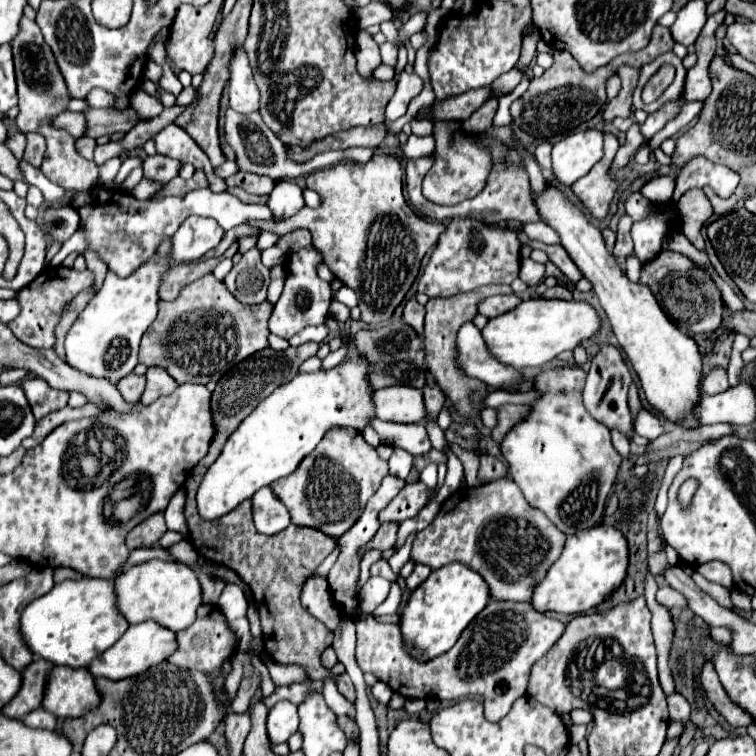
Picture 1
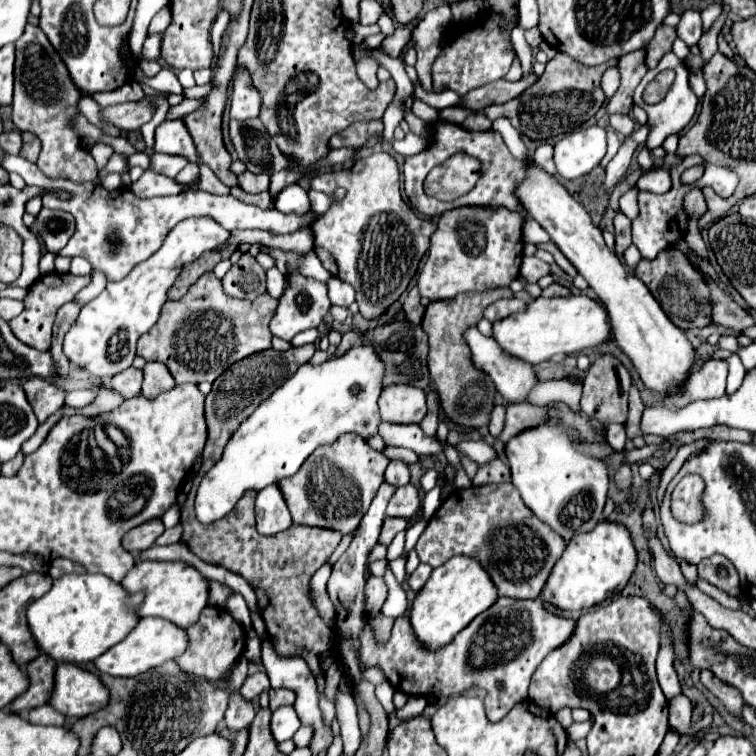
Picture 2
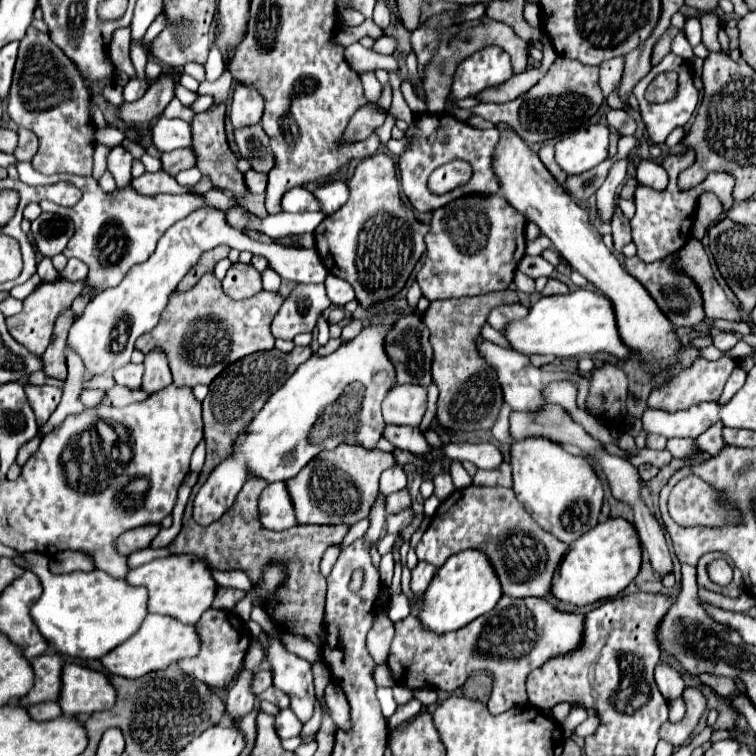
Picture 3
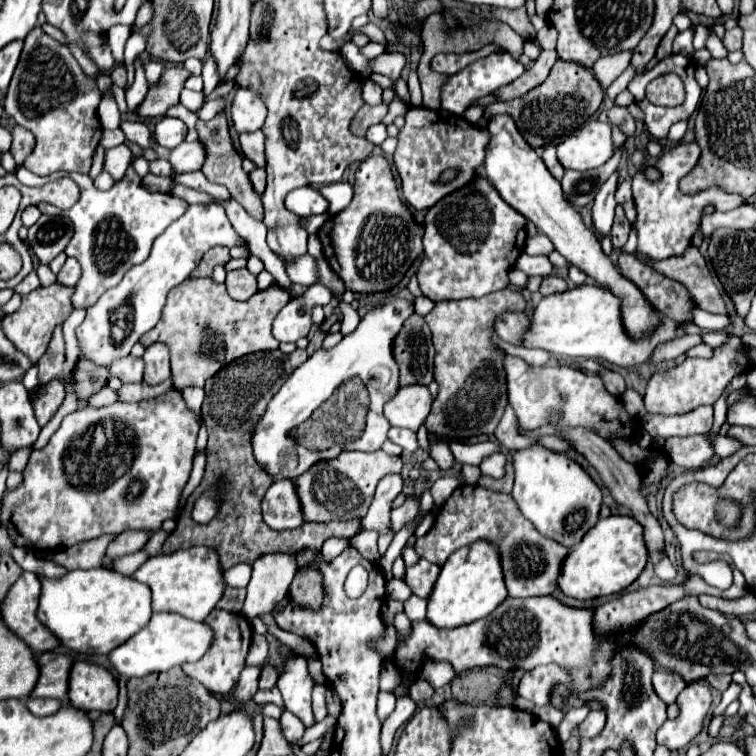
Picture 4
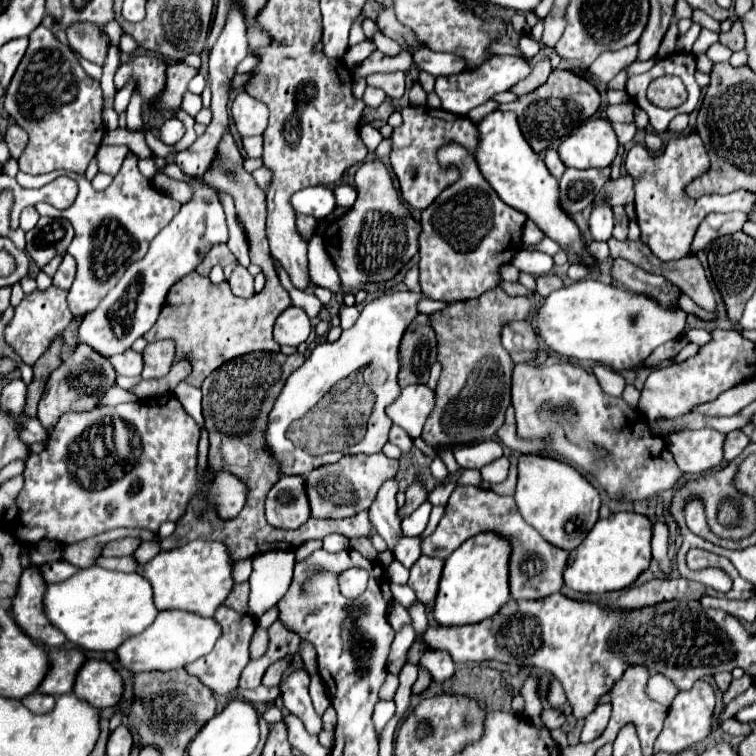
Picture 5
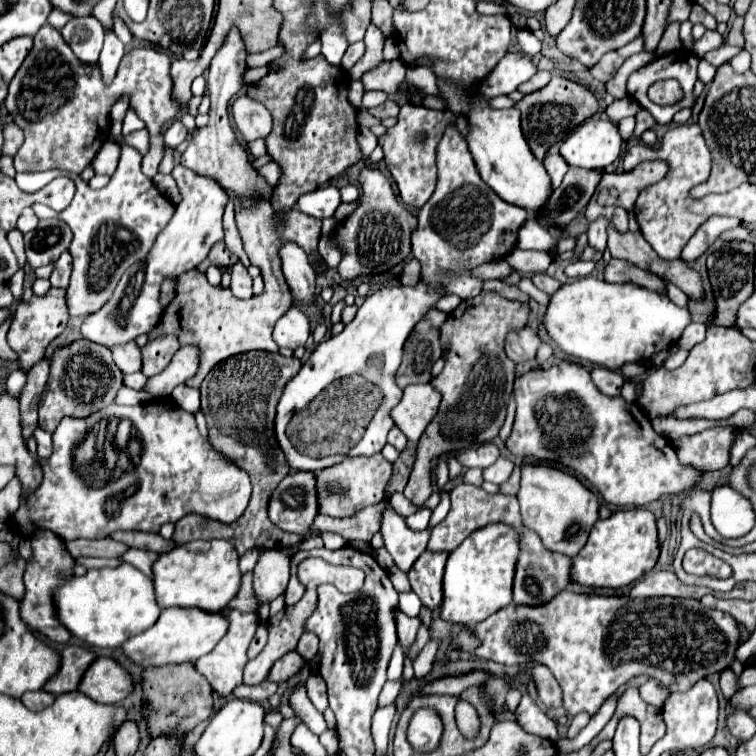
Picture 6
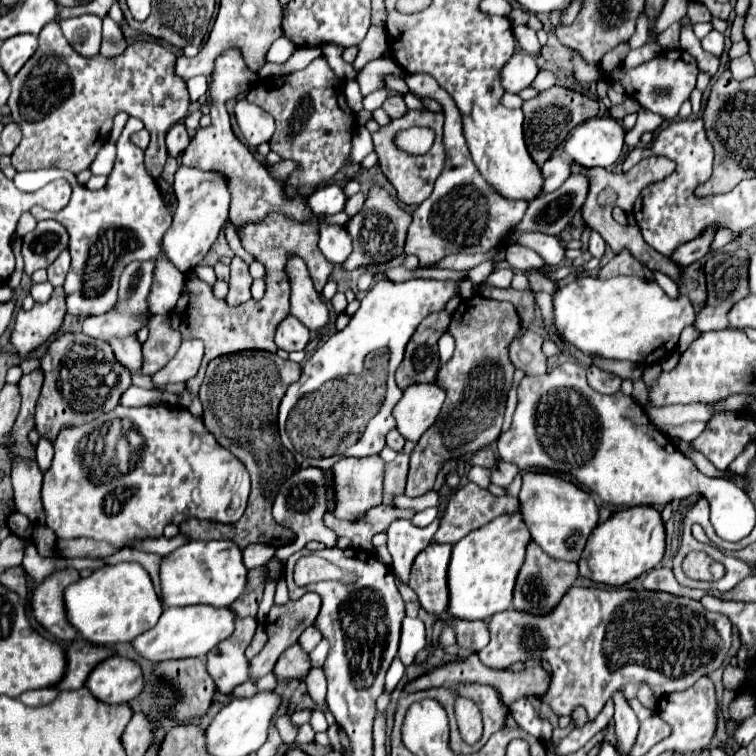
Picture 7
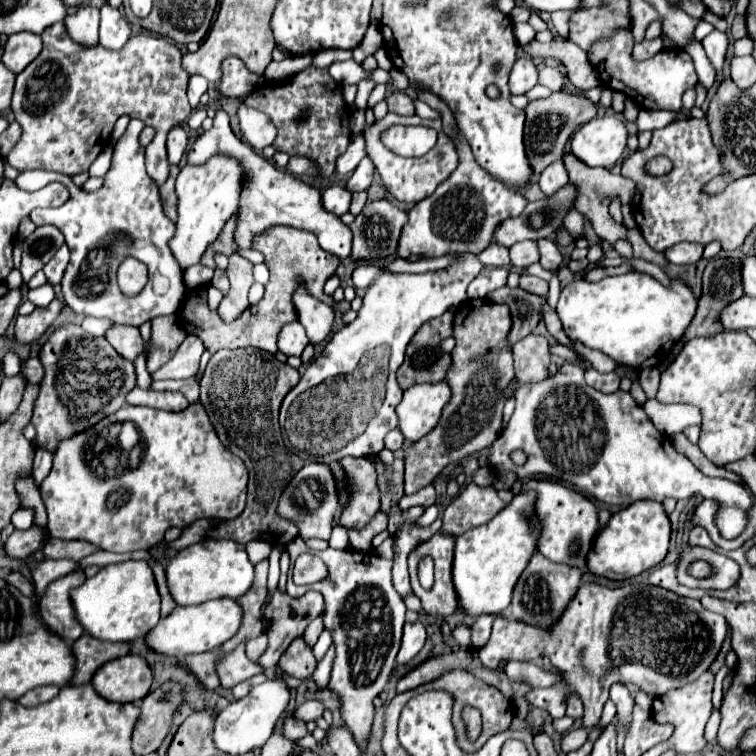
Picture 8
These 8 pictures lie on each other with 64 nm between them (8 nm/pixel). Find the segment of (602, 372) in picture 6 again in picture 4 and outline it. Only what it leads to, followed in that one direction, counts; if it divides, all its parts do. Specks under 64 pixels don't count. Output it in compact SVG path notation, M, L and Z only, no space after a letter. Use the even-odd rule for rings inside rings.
M604 366L598 368L598 374L600 374L600 378L602 378L602 382L604 382L604 386L606 386L606 390L610 394L622 396L622 392L626 390L626 386L624 386L624 378L620 374L616 374L612 370L606 370Z

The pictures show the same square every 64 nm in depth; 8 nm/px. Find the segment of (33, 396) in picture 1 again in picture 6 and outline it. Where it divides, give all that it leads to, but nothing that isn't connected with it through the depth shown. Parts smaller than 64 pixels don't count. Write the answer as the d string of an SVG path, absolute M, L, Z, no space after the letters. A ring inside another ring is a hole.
M80 338L72 346L58 348L52 356L52 368L50 378L46 384L46 390L40 400L40 420L38 426L42 430L54 432L56 426L64 416L76 416L86 418L104 406L114 402L116 392L122 388L122 372L112 360L112 352L100 344L88 342Z

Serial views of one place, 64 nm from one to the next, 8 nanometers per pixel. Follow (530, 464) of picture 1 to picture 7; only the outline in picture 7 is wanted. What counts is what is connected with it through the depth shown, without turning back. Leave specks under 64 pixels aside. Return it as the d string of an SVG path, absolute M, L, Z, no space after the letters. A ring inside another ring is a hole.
M522 472L522 490L520 490L520 508L524 522L532 538L540 544L540 548L556 560L578 562L590 532L598 524L598 506L594 498L560 476L550 472Z

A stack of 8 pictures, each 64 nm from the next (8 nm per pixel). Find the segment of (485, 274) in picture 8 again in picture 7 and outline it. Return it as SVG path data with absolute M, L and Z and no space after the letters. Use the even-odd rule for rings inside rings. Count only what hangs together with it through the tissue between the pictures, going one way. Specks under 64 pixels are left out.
M500 266L496 272L490 274L490 278L486 282L494 284L494 286L500 286L500 288L508 288L510 282L512 282L512 278L514 278L514 270Z

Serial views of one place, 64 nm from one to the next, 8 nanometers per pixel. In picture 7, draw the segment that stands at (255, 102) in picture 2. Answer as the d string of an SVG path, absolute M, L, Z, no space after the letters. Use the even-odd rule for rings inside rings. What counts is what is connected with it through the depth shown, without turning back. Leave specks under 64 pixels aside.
M246 98L238 100L234 106L234 116L242 136L250 148L256 148L262 142L268 142L274 134L274 120L260 106L248 102Z

